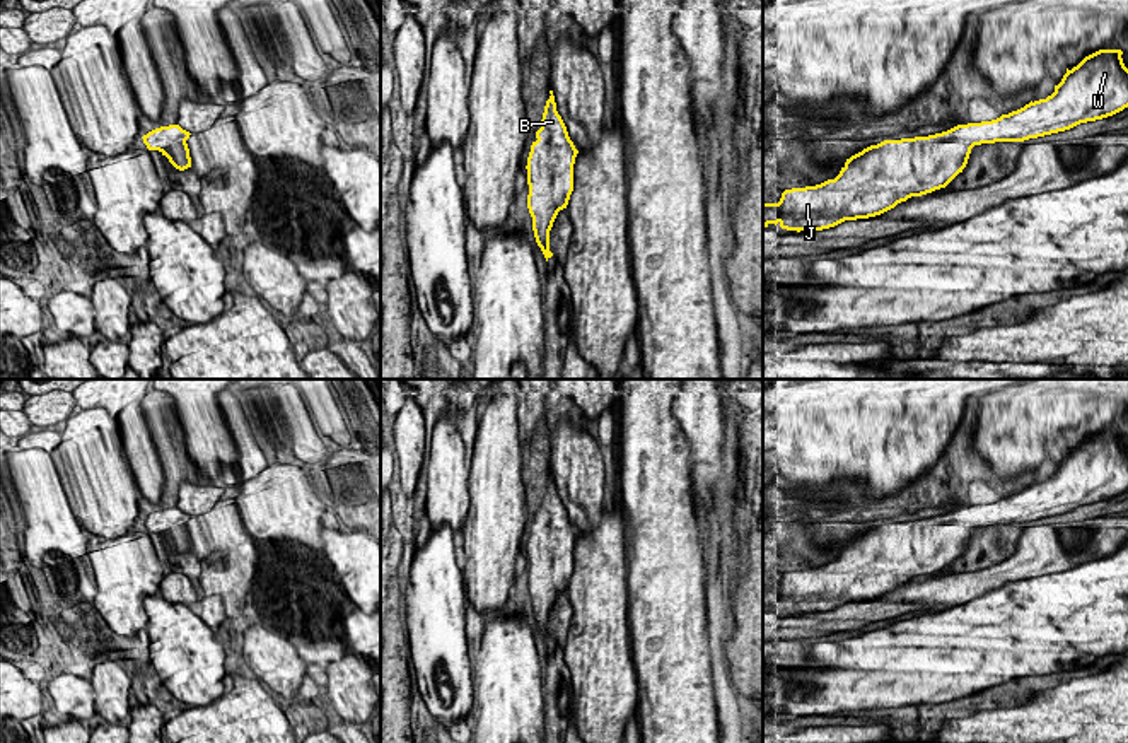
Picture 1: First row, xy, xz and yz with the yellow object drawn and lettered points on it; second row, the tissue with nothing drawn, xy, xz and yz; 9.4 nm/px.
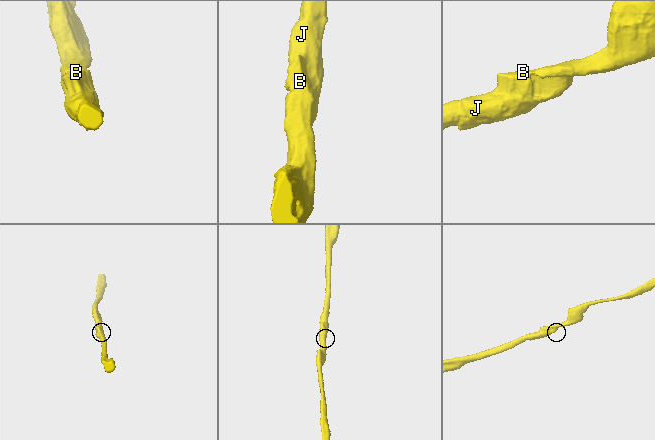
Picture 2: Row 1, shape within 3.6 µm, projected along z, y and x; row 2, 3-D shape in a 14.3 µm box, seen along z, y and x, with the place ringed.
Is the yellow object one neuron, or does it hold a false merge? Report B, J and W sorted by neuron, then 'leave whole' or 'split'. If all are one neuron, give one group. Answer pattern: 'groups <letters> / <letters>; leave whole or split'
groups B J W; leave whole

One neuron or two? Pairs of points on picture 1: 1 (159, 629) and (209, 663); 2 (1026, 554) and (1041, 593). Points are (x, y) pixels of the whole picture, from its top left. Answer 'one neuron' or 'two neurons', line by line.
1: one neuron
2: two neurons

